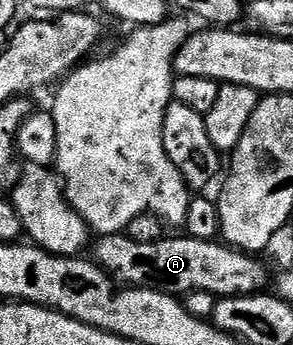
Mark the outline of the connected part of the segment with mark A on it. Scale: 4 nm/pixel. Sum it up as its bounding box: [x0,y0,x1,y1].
[93,233,268,297]

